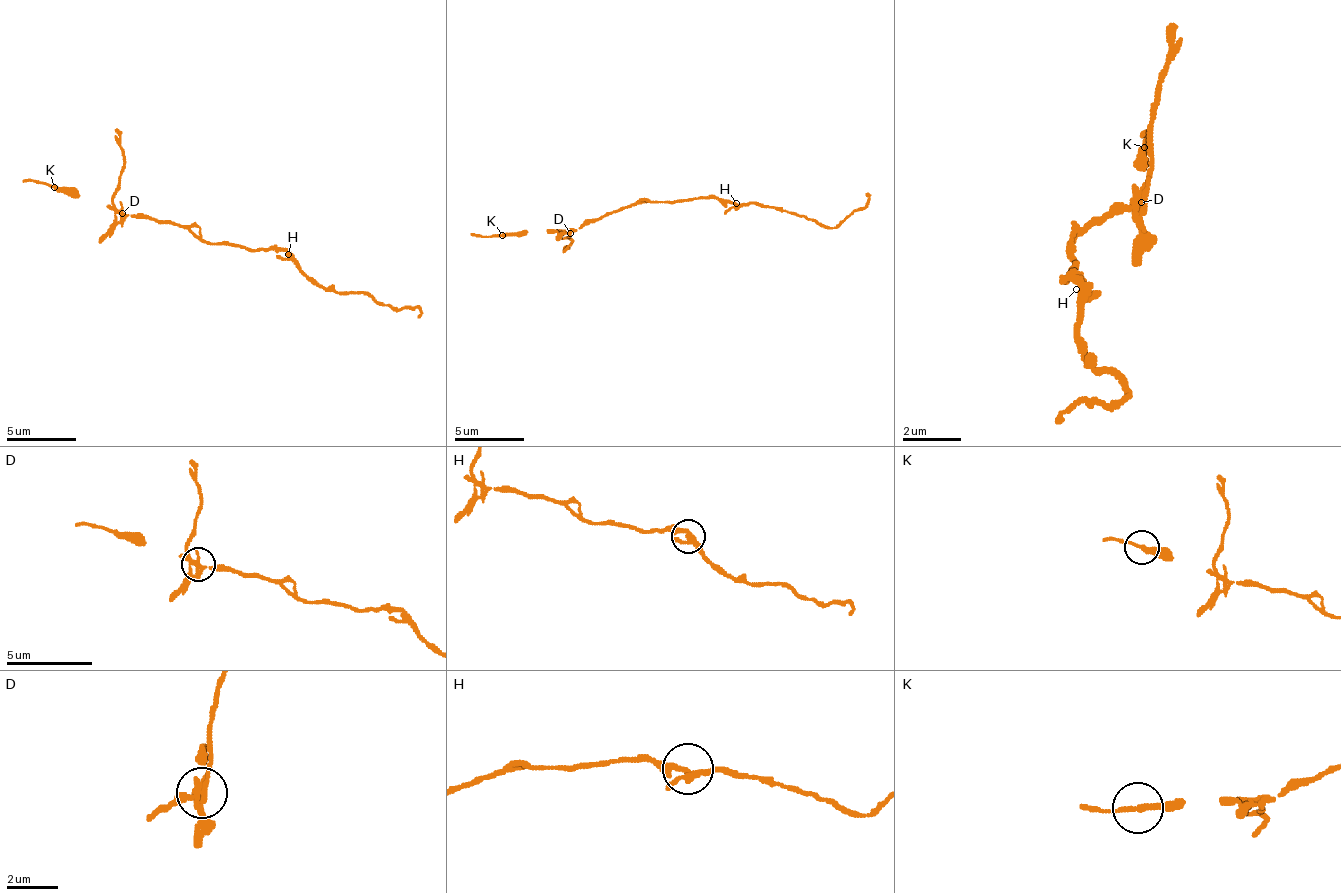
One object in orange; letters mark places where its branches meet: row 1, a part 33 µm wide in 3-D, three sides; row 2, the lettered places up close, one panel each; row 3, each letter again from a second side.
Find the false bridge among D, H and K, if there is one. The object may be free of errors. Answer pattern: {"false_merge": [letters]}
{"false_merge": ["D"]}

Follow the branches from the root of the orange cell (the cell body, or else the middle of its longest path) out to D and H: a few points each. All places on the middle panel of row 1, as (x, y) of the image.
D: (680, 199), (677, 203), (645, 203), (638, 199), (628, 206), (604, 213), (597, 220), (586, 220), (569, 234)
H: (680, 199), (729, 199), (736, 203)

